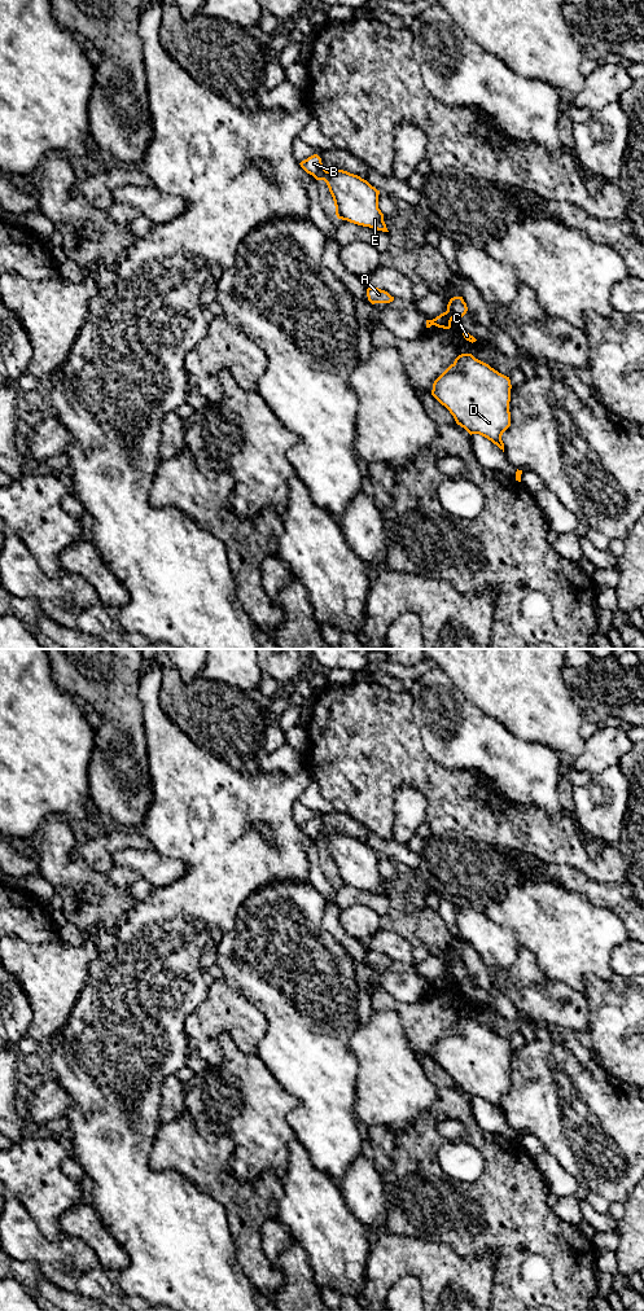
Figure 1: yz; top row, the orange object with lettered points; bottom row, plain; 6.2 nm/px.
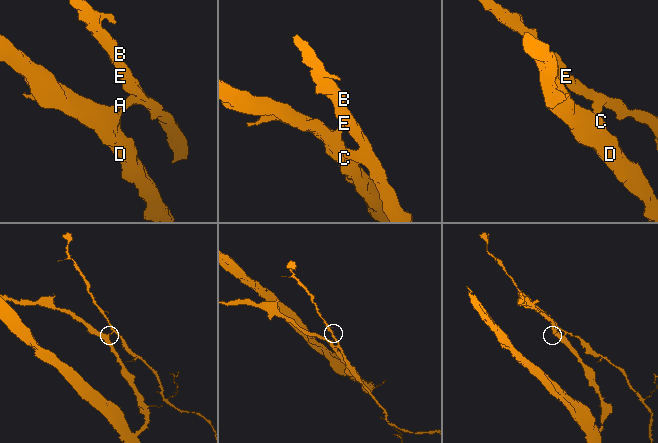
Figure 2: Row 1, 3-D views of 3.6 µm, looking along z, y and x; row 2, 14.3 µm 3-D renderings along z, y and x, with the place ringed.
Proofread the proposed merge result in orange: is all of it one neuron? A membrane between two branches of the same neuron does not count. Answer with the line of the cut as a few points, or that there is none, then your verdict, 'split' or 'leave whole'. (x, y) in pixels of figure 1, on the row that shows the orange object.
cut yz (446, 311), (454, 316); split

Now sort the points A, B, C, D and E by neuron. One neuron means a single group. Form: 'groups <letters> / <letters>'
groups A C D / B E

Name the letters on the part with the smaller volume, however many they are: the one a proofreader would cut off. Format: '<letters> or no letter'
B, E

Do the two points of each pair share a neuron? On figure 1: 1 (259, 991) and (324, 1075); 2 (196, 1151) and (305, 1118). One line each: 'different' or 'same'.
1: same
2: different

